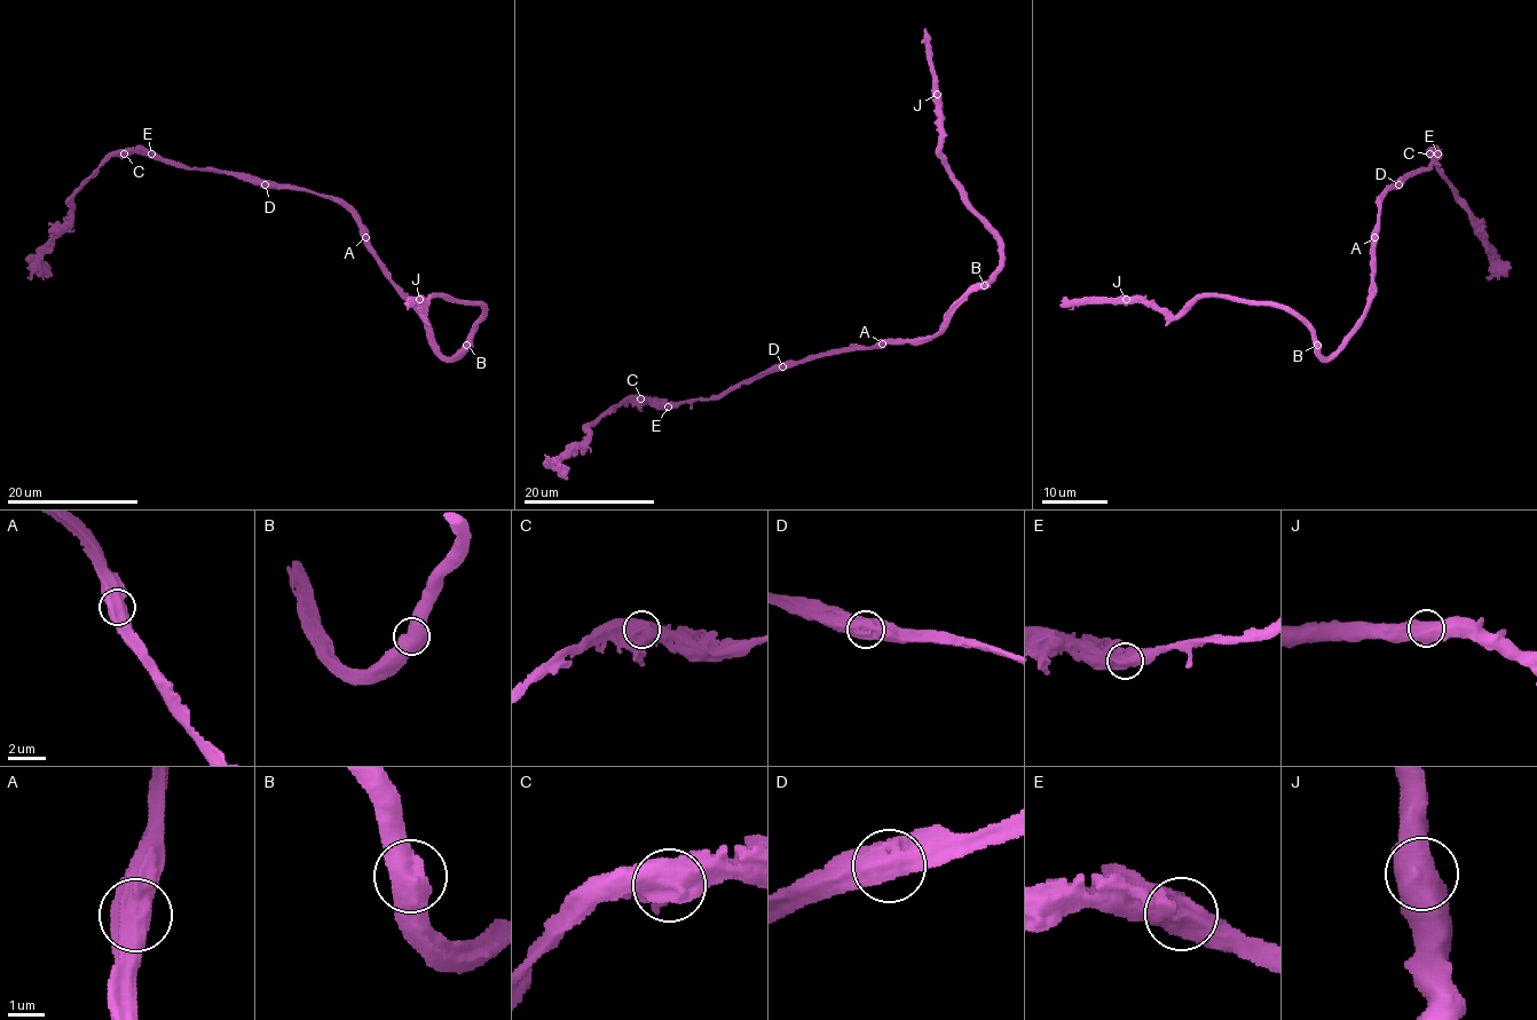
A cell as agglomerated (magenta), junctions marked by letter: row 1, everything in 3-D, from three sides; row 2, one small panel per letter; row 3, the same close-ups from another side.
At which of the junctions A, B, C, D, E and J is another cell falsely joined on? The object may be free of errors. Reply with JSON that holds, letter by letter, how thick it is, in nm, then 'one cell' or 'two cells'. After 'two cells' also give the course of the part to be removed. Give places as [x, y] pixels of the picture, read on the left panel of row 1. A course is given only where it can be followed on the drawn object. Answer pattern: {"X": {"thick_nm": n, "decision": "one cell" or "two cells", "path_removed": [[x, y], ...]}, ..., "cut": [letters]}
{"A": {"thick_nm": 850, "decision": "one cell"}, "B": {"thick_nm": 750, "decision": "one cell"}, "C": {"thick_nm": 800, "decision": "one cell"}, "D": {"thick_nm": 800, "decision": "one cell"}, "E": {"thick_nm": 750, "decision": "one cell"}, "J": {"thick_nm": 700, "decision": "one cell"}, "cut": []}

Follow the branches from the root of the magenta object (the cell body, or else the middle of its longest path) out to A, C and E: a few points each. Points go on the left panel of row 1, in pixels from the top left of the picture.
A: (369, 252), (365, 237)
C: (369, 252), (364, 226), (328, 198), (293, 188), (252, 183), (220, 170), (181, 168), (143, 152), (124, 153)
E: (369, 252), (364, 226), (328, 198), (293, 188), (252, 183), (220, 170), (181, 168), (160, 161), (151, 153)

